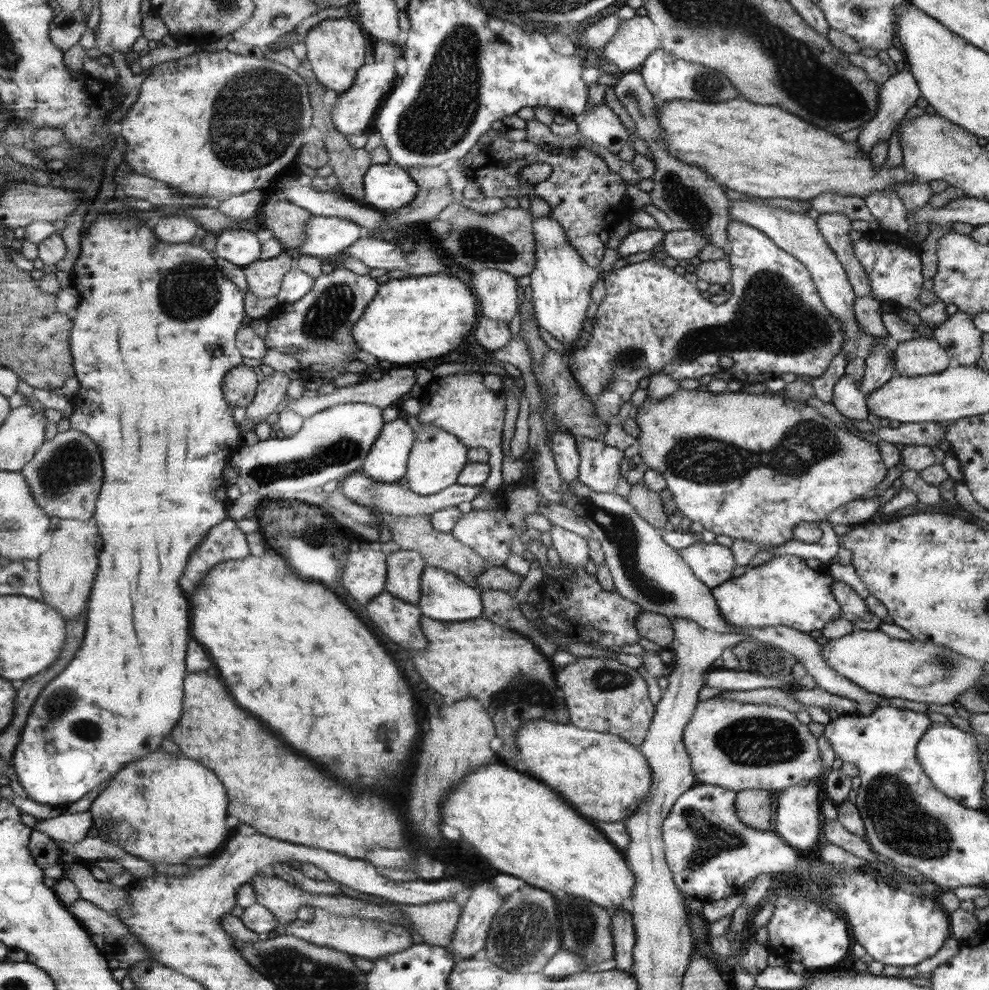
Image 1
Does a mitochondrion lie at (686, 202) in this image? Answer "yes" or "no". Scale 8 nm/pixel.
yes

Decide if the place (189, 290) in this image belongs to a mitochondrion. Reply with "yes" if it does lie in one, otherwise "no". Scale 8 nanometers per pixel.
yes

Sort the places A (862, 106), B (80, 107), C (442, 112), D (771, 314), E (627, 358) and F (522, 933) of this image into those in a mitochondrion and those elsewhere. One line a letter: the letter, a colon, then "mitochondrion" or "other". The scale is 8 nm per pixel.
A: mitochondrion
B: other
C: mitochondrion
D: mitochondrion
E: mitochondrion
F: mitochondrion

